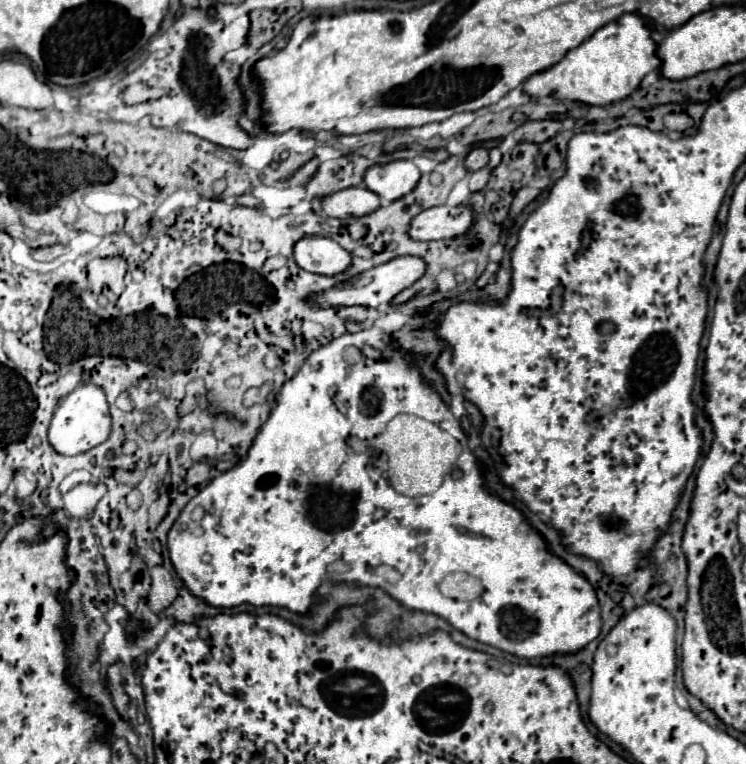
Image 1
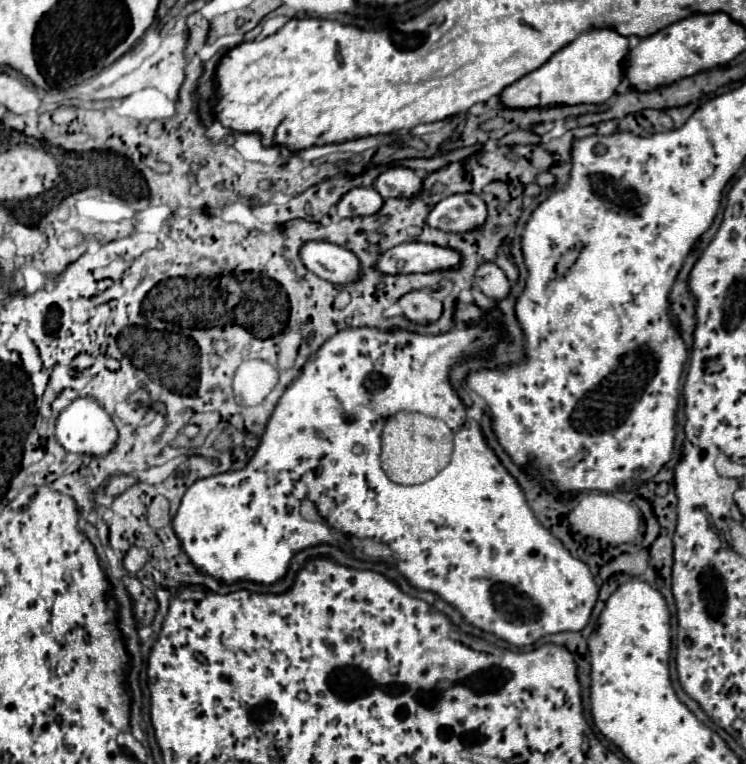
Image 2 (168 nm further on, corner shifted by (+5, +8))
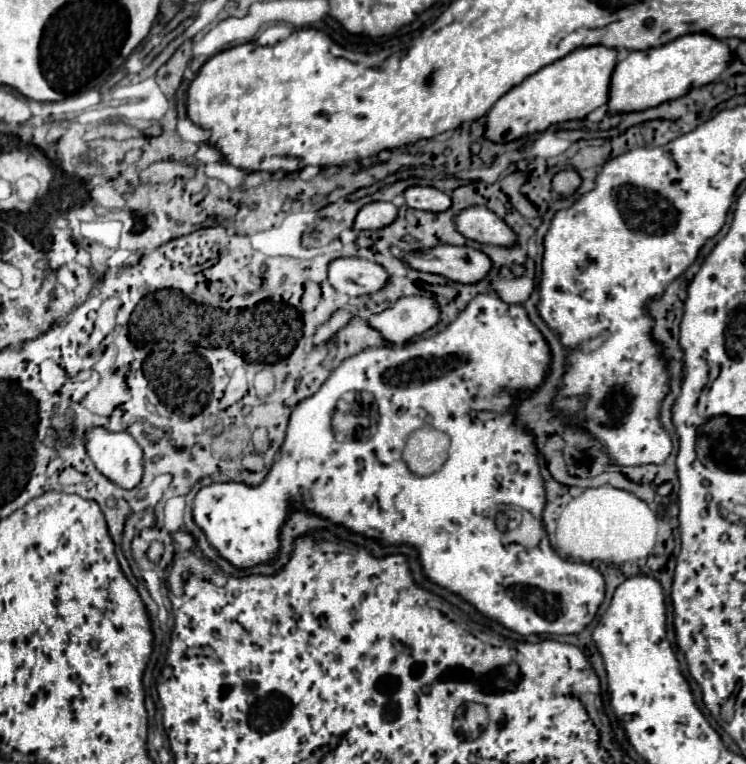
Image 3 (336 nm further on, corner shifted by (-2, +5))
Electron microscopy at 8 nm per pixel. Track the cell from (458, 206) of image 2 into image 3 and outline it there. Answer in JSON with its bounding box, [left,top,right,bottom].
[456,205,516,247]

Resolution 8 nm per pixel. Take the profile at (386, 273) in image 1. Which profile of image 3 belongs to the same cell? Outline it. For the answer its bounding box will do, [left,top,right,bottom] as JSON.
[404,245,492,285]

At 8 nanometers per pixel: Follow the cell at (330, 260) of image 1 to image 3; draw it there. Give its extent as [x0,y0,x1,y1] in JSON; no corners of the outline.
[328,257,388,297]

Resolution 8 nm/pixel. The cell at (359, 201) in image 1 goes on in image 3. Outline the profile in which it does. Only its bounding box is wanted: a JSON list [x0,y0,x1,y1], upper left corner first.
[354,203,398,231]

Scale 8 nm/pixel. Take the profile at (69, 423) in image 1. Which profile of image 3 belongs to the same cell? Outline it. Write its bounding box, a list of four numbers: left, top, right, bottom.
[86,429,144,489]

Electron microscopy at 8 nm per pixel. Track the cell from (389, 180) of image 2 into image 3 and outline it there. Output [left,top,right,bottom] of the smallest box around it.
[404,187,452,213]

